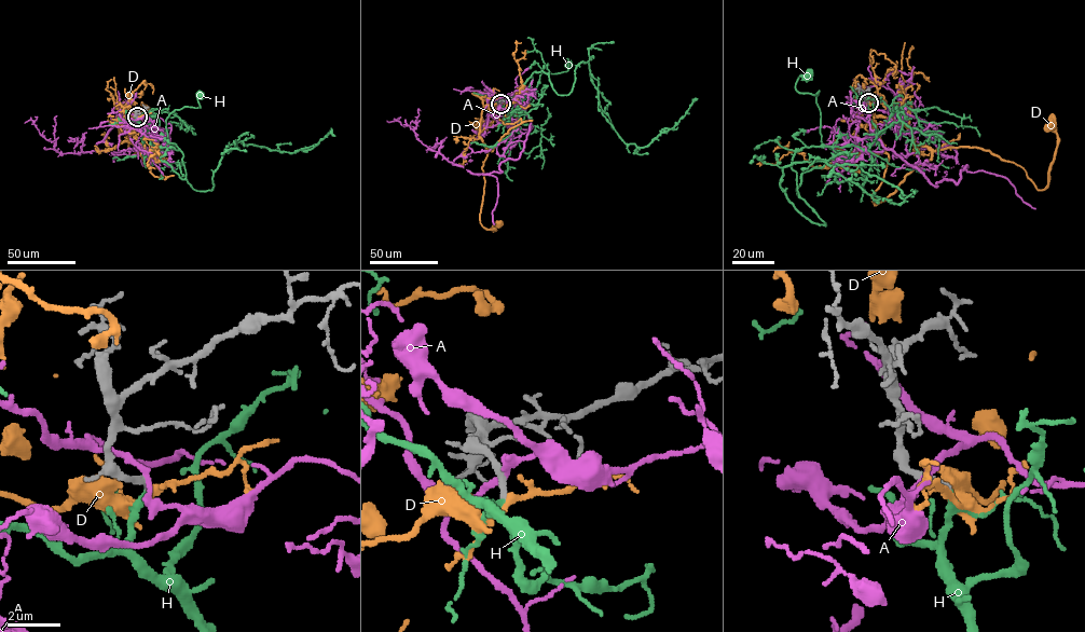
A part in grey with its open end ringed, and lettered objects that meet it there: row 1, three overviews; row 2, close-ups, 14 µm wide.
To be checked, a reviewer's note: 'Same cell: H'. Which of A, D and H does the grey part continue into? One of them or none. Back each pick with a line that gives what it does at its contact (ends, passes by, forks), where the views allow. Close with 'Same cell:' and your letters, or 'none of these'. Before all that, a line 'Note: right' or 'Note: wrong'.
Note: right
H: it passes by
Same cell: H

